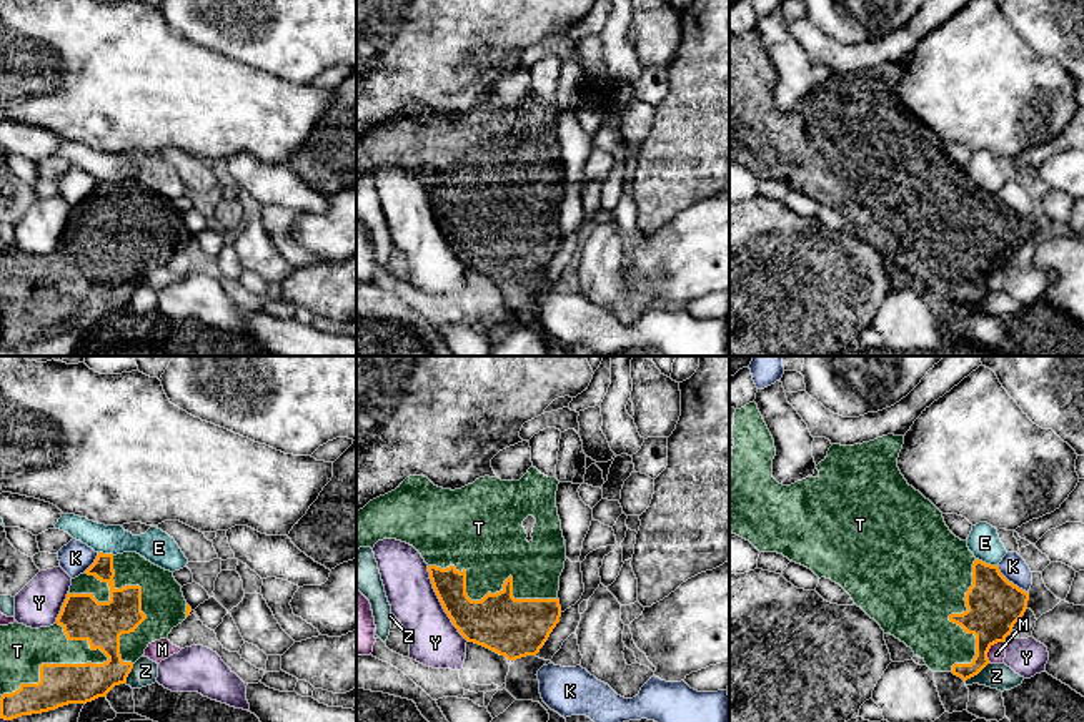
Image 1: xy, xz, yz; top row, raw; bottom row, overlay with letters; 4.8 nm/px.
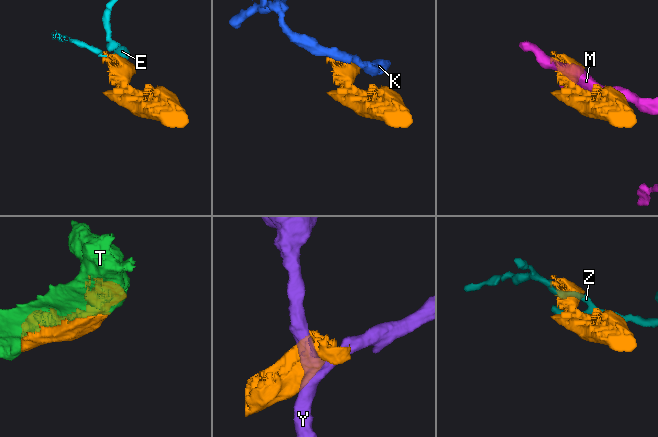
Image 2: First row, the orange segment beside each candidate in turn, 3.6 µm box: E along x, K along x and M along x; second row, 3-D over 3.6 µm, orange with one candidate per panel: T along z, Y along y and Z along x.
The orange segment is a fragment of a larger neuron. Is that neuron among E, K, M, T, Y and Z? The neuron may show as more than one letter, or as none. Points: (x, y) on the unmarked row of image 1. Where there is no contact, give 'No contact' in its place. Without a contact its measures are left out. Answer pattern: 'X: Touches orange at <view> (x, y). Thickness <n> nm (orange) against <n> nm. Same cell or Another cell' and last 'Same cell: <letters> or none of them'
E: Touches orange at yz (984, 190). Thickness 260 nm (orange) against 150 nm. Another cell
K: Touches orange at yz (1011, 210). Thickness 260 nm (orange) against 120 nm. Another cell
M: Touches orange at yz (989, 275). Thickness 260 nm (orange) against 90 nm. Another cell
T: Touches orange at xy (49, 291). Thickness 200 nm (orange) against 220 nm. Same cell
Y: Touches orange at xz (442, 232). Thickness 240 nm (orange) against 240 nm. Another cell
Z: Touches orange at yz (976, 301). Thickness 180 nm (orange) against 130 nm. Another cell
Same cell: T

